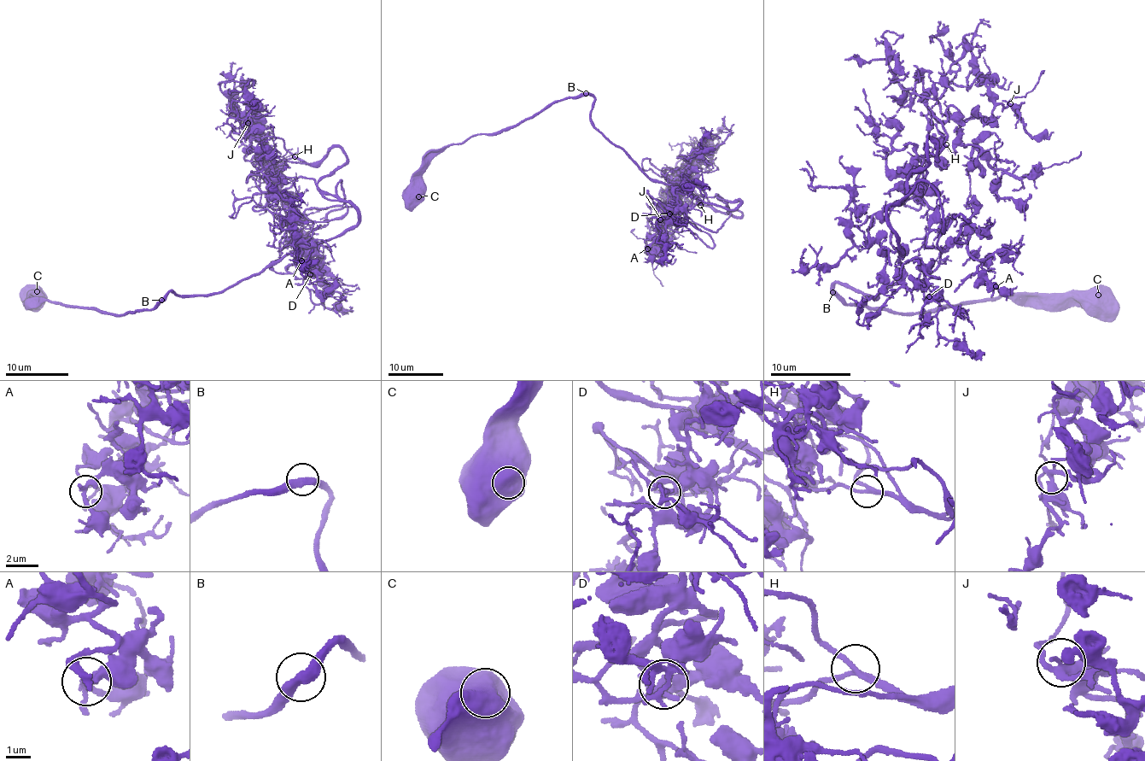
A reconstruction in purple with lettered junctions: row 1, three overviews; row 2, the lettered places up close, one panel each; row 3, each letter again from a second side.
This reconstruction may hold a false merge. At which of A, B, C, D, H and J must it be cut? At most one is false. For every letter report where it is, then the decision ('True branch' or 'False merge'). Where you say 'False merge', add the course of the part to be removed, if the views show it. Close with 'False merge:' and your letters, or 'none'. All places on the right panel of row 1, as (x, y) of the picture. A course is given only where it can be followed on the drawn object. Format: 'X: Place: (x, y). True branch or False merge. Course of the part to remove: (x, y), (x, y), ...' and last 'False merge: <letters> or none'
A: Place: (996, 286). True branch
B: Place: (832, 292). True branch
C: Place: (1098, 295). True branch
D: Place: (929, 296). True branch
H: Place: (946, 144). True branch
J: Place: (1010, 103). True branch
False merge: none

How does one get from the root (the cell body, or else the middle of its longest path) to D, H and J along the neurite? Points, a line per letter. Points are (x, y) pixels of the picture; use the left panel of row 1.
D: (32, 298), (150, 310), (174, 290), (221, 294), (300, 244), (310, 274)
H: (32, 298), (125, 315), (255, 276), (285, 254), (274, 216), (253, 208), (278, 161), (306, 163), (295, 156)
J: (32, 298), (125, 315), (273, 265), (253, 208), (278, 161), (306, 162), (244, 159), (265, 136), (248, 123)

